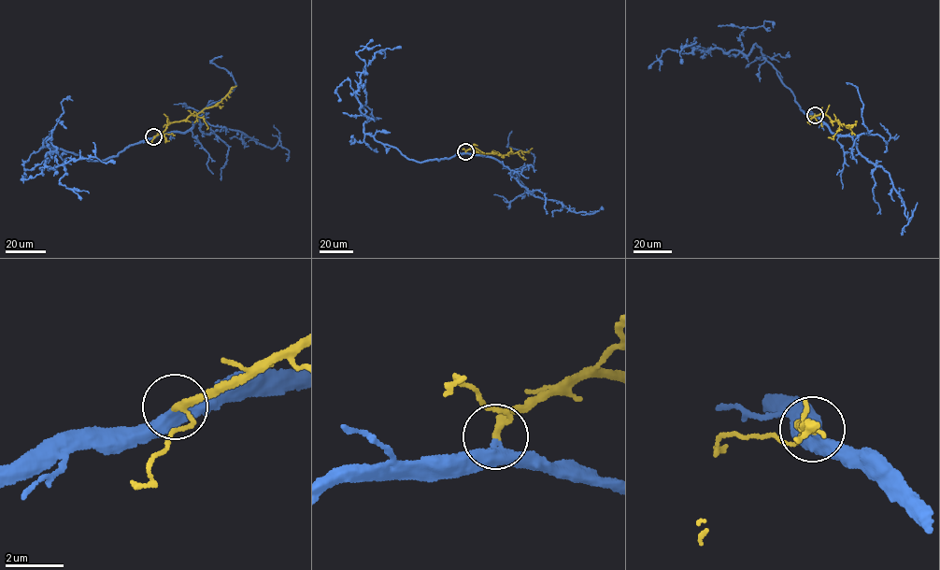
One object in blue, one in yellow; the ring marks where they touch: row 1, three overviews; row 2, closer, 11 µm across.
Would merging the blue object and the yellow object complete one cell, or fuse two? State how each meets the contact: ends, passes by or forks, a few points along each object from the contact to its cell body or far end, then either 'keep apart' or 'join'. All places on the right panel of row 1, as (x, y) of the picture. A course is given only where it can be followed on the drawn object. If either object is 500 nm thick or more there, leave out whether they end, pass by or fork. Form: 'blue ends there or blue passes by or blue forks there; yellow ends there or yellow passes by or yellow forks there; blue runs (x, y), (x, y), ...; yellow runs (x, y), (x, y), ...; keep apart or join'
blue passes by; yellow passes by; blue runs (815, 116), (801, 109), (754, 44), (747, 55), (668, 49), (660, 70); yellow runs (815, 115), (827, 116), (833, 121), (846, 126), (855, 121); join

